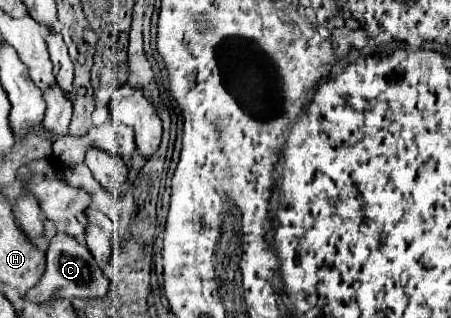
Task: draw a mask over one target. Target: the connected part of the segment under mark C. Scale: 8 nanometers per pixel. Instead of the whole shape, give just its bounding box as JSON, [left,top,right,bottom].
[28,232,108,302]

